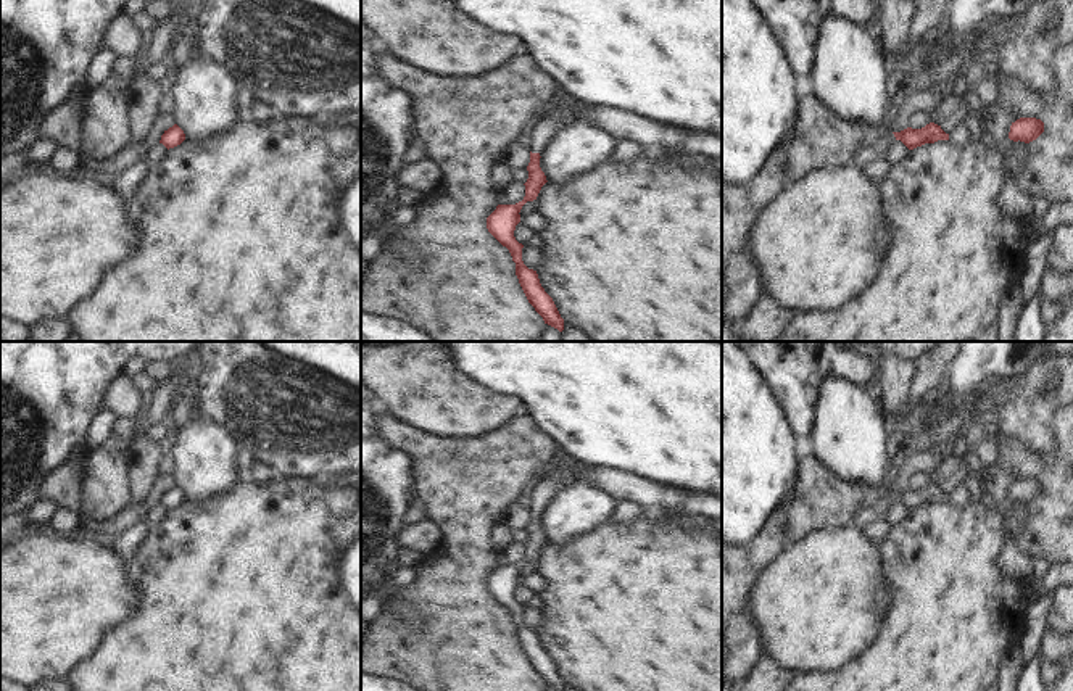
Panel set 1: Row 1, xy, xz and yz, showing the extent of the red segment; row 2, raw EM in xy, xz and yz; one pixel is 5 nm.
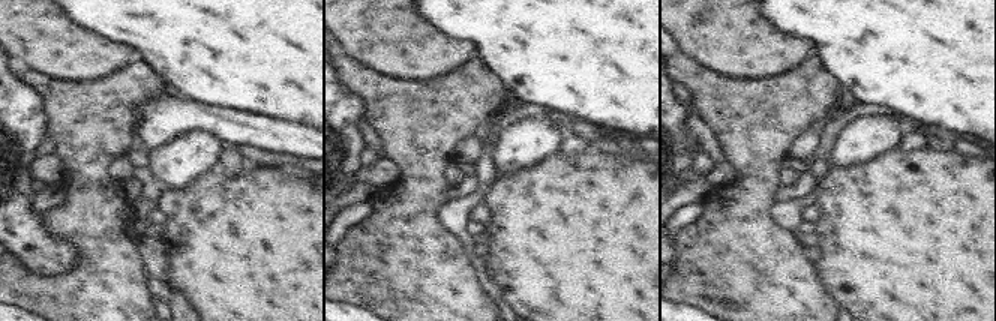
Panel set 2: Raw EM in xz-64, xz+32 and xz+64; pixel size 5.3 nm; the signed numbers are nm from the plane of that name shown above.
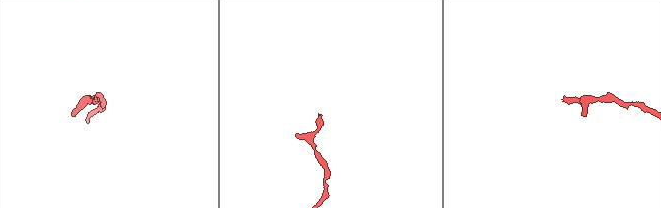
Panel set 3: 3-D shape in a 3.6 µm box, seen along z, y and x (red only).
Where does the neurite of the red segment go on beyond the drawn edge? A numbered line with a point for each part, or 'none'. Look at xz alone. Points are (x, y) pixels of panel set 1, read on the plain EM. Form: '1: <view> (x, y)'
1: xz (650, 495)

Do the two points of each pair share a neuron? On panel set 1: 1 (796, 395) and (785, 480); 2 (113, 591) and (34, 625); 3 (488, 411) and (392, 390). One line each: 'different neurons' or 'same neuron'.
1: different neurons
2: same neuron
3: same neuron

